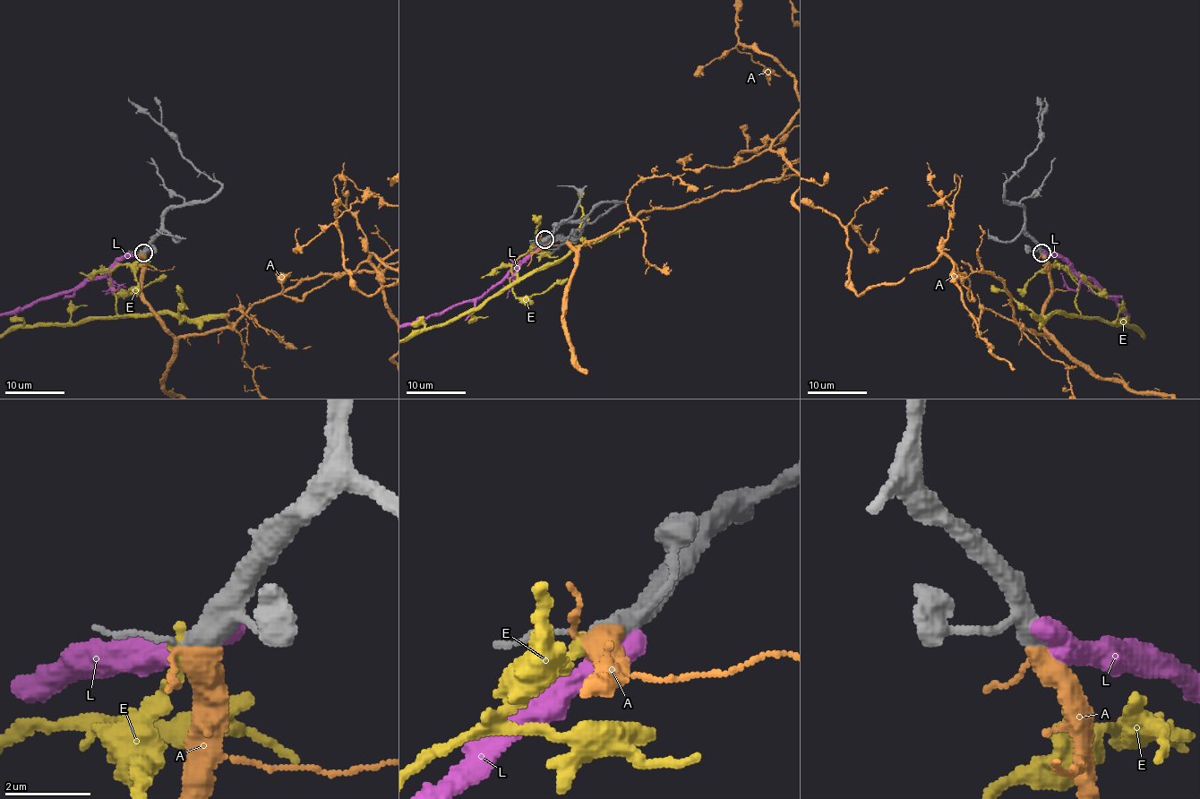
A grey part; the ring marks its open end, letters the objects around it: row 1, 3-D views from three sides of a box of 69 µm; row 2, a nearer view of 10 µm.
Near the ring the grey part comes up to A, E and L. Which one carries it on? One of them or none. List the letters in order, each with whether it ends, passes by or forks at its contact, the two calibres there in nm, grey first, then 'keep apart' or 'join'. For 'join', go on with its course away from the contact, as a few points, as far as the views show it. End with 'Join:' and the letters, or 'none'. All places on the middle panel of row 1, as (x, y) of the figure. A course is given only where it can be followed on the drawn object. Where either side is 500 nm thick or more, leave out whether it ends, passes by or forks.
A: it passes by; calibres 400 and 460 nm; join
E: it ends; calibres 360 and 240 nm; keep apart
L: calibres 400 and 650 nm; keep apart
Join: A

